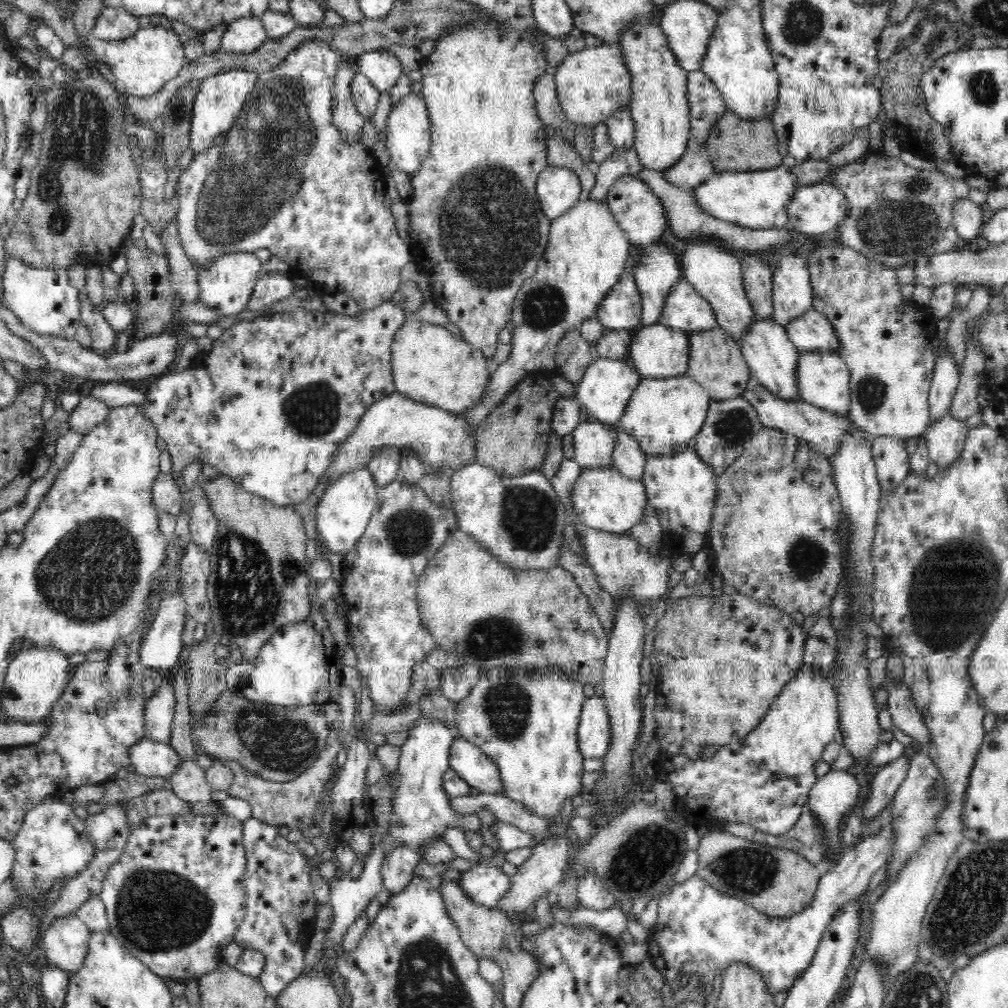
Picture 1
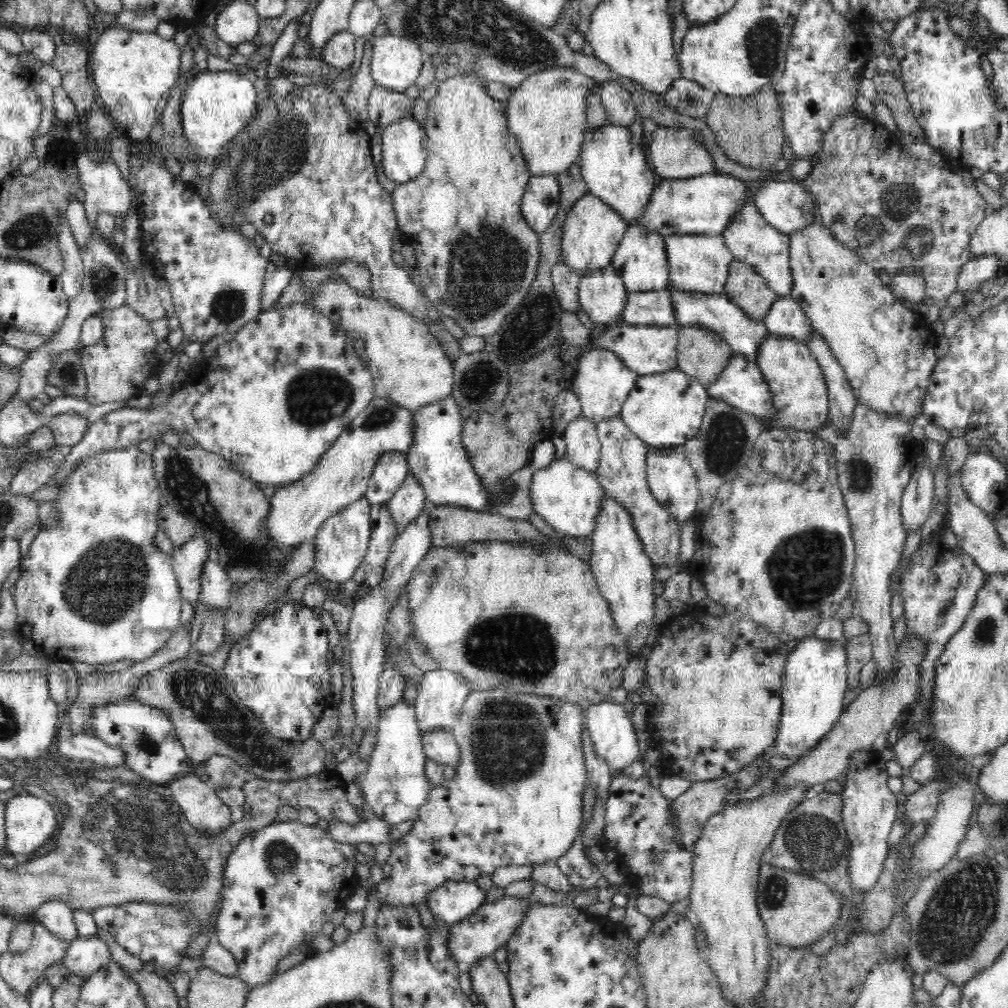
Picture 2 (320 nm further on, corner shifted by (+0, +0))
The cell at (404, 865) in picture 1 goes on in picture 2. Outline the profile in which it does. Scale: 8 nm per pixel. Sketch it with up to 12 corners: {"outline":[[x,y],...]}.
{"outline":[[416,709],[377,720],[361,778],[378,819],[413,819],[428,798]]}

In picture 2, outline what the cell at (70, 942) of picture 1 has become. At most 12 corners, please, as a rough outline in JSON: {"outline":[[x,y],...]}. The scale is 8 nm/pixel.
{"outline":[[62,901],[44,903],[38,922],[70,942],[77,929],[73,910]]}

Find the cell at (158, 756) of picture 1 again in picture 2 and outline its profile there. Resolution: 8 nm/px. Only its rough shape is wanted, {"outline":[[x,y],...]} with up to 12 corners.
{"outline":[[84,732],[58,738],[57,754],[74,766],[124,764],[124,751]]}

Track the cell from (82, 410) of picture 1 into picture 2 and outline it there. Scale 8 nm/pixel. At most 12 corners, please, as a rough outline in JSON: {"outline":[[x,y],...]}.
{"outline":[[74,412],[47,424],[55,445],[74,447],[86,434],[87,417]]}

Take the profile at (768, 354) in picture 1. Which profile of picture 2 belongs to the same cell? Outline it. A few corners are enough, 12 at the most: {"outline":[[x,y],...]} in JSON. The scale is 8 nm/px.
{"outline":[[670,284],[676,325],[716,331],[754,363],[770,335],[724,294]]}

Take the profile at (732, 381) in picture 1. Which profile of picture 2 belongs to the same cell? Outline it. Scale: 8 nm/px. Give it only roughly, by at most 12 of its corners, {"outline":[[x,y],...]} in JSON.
{"outline":[[679,326],[677,368],[708,388],[734,354],[716,331]]}

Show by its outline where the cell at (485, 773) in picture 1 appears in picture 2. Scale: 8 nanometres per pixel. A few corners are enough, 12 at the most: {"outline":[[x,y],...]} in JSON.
{"outline":[[451,730],[425,732],[428,759],[454,768],[460,749]]}

